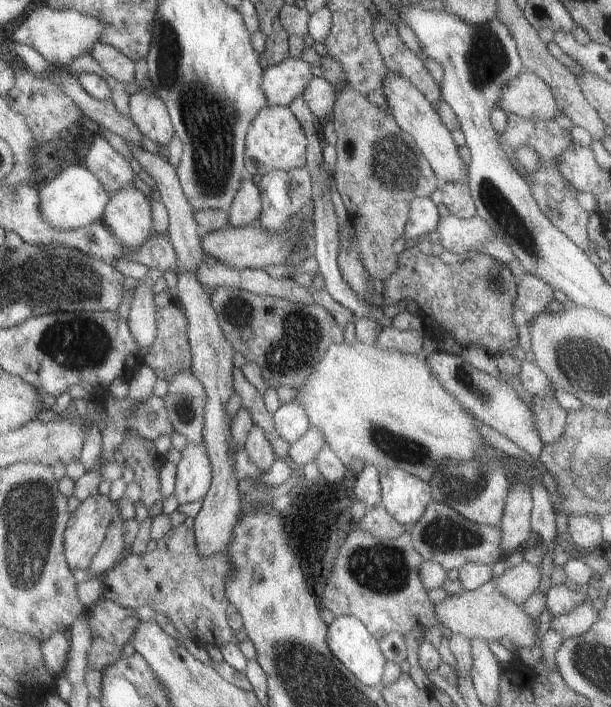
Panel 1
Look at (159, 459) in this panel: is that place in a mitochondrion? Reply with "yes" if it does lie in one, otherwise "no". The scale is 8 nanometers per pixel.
no

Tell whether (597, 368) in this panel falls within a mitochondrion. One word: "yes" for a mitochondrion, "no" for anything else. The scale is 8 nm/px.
yes

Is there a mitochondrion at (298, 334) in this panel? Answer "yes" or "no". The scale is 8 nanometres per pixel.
yes

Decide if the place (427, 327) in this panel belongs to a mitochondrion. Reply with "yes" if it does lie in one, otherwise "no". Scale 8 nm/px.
no

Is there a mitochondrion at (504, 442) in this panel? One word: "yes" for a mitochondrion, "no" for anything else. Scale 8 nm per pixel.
no

